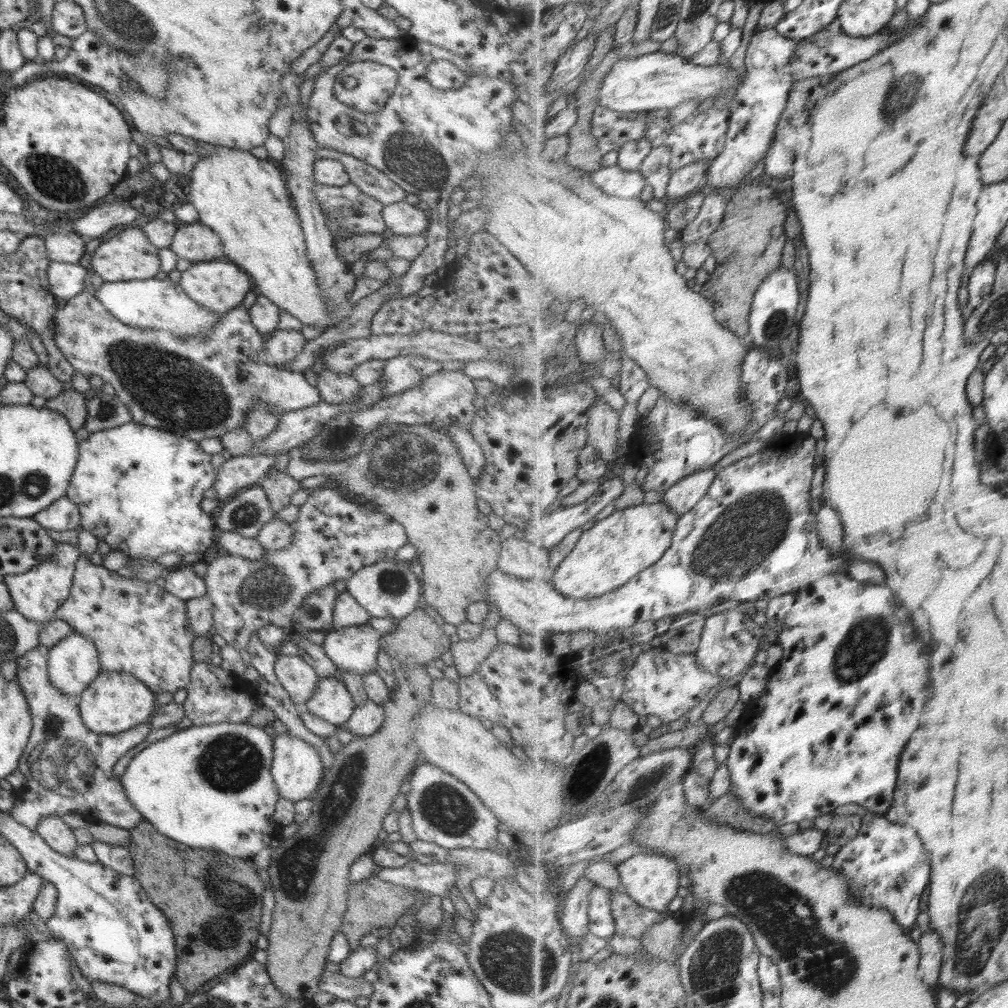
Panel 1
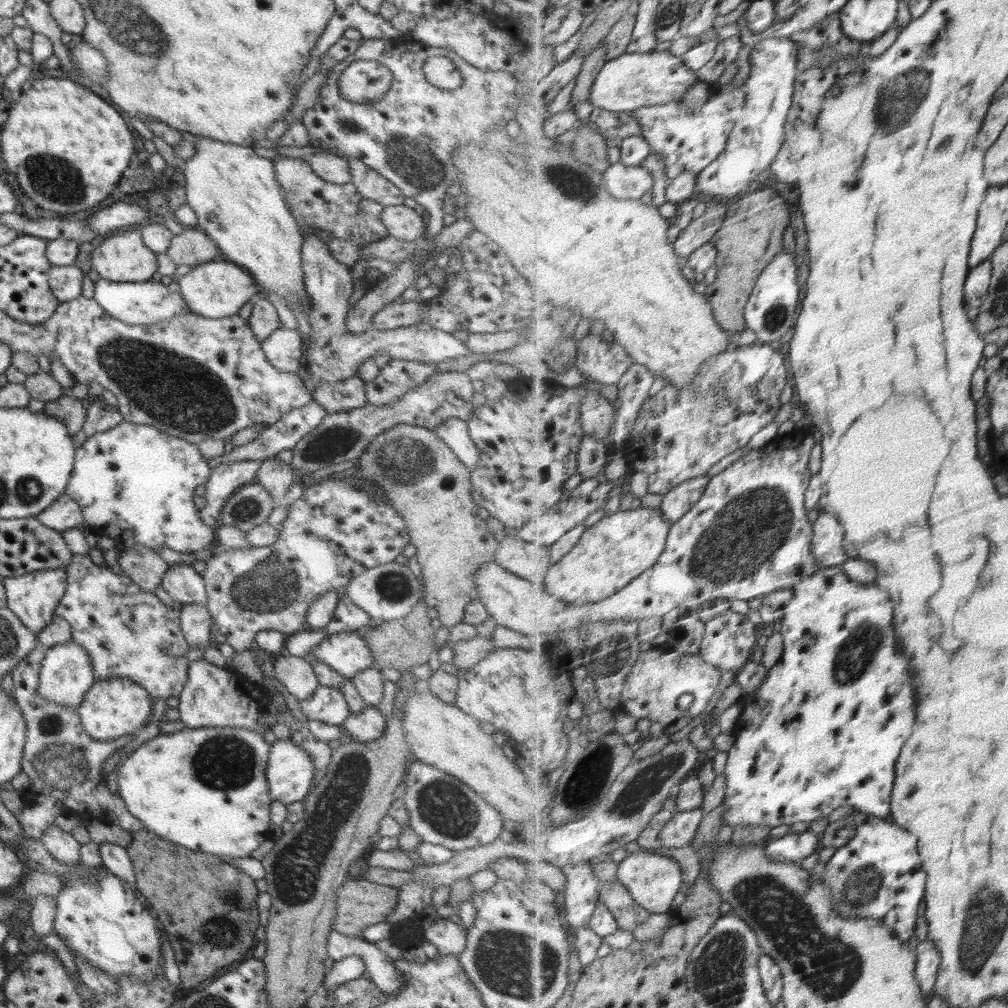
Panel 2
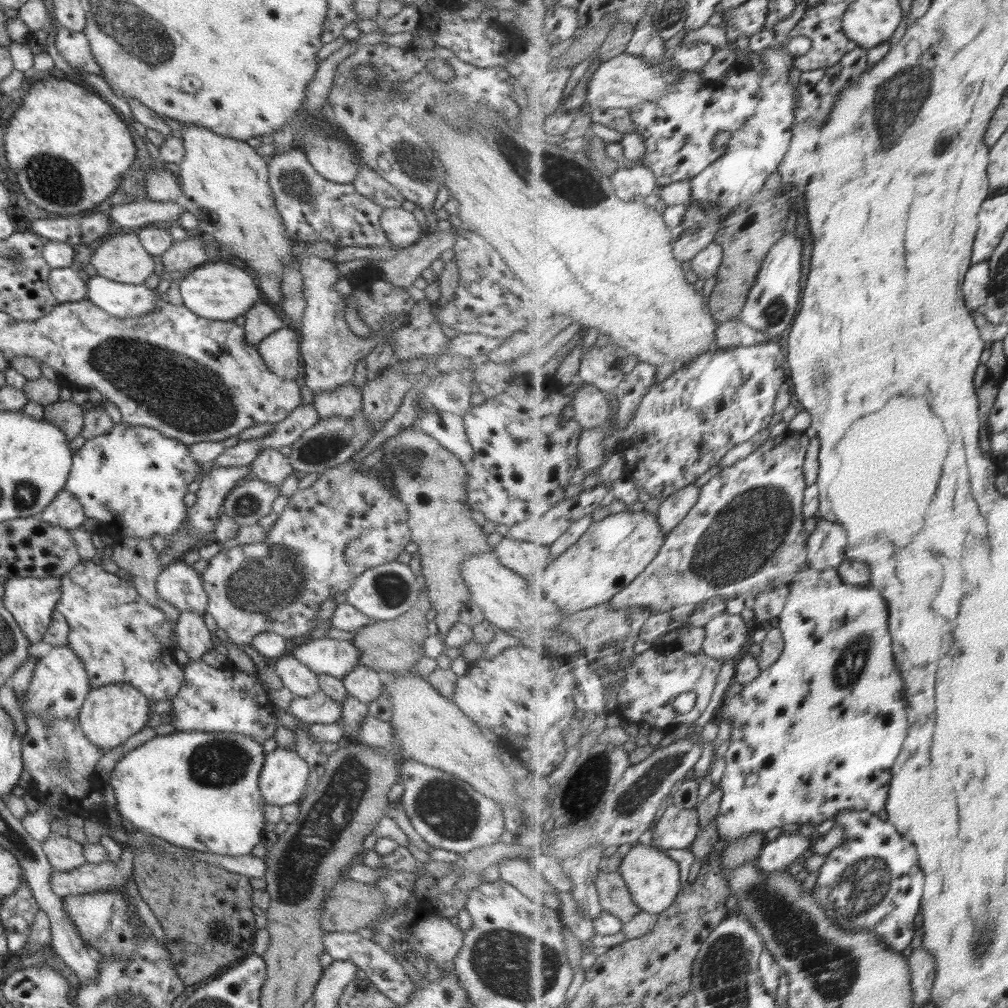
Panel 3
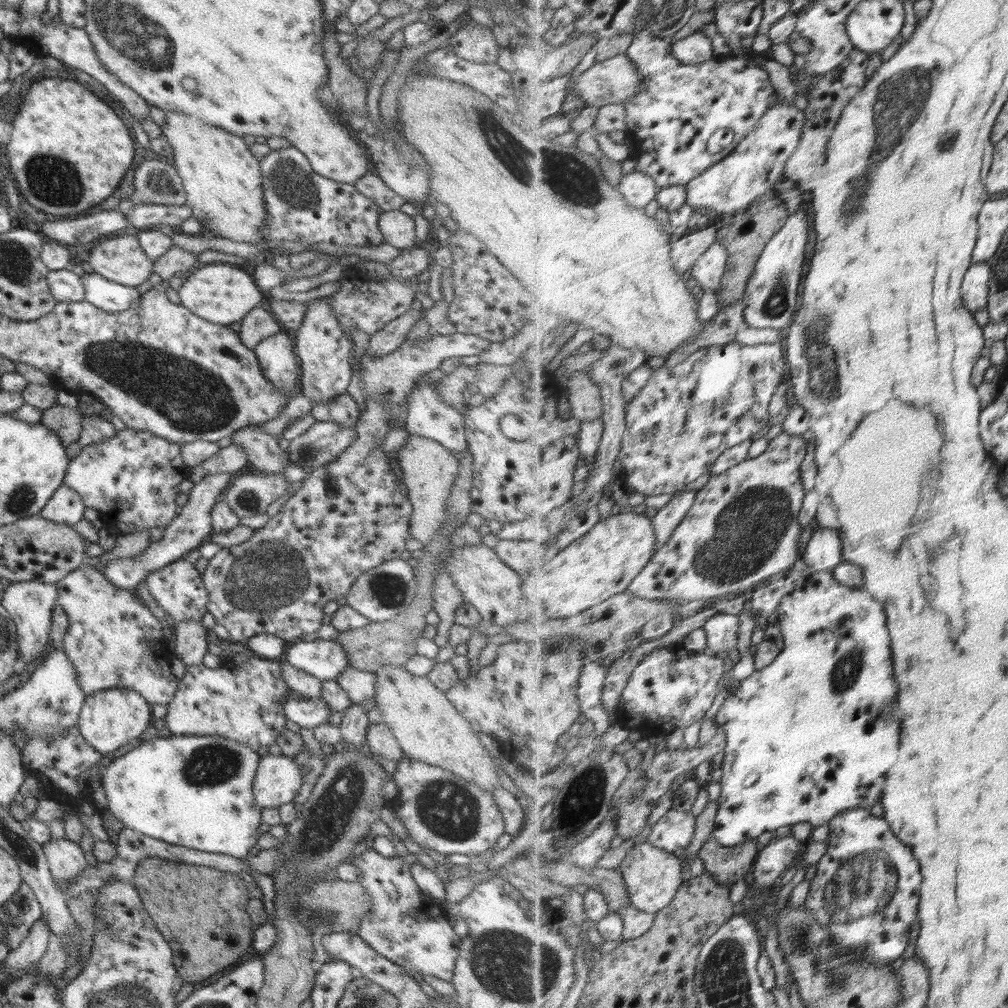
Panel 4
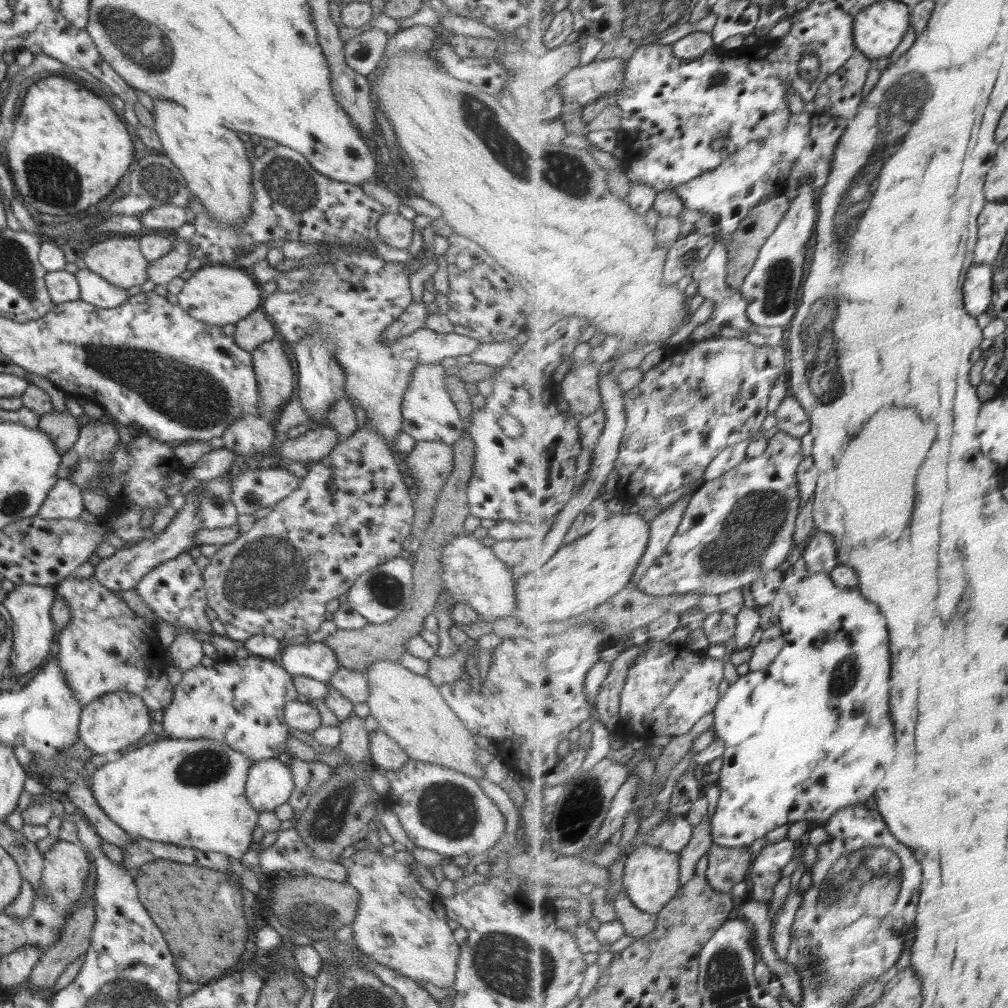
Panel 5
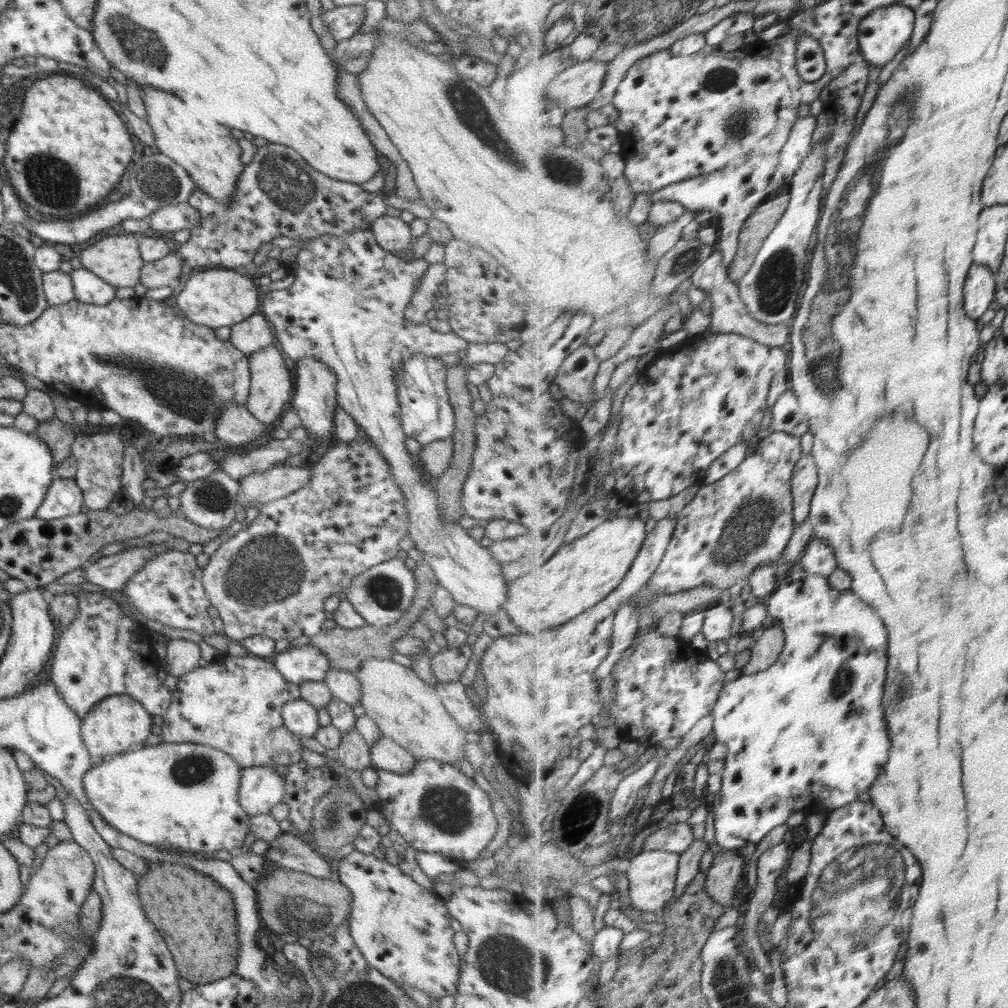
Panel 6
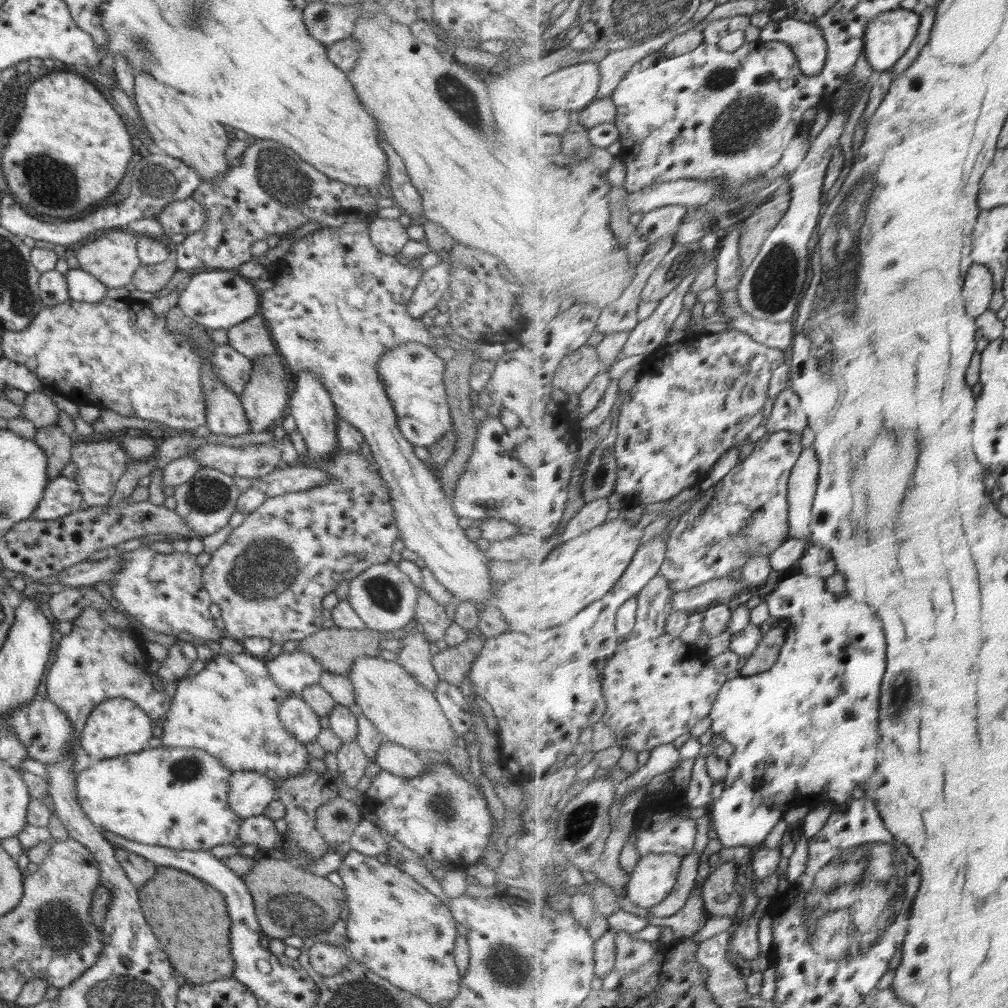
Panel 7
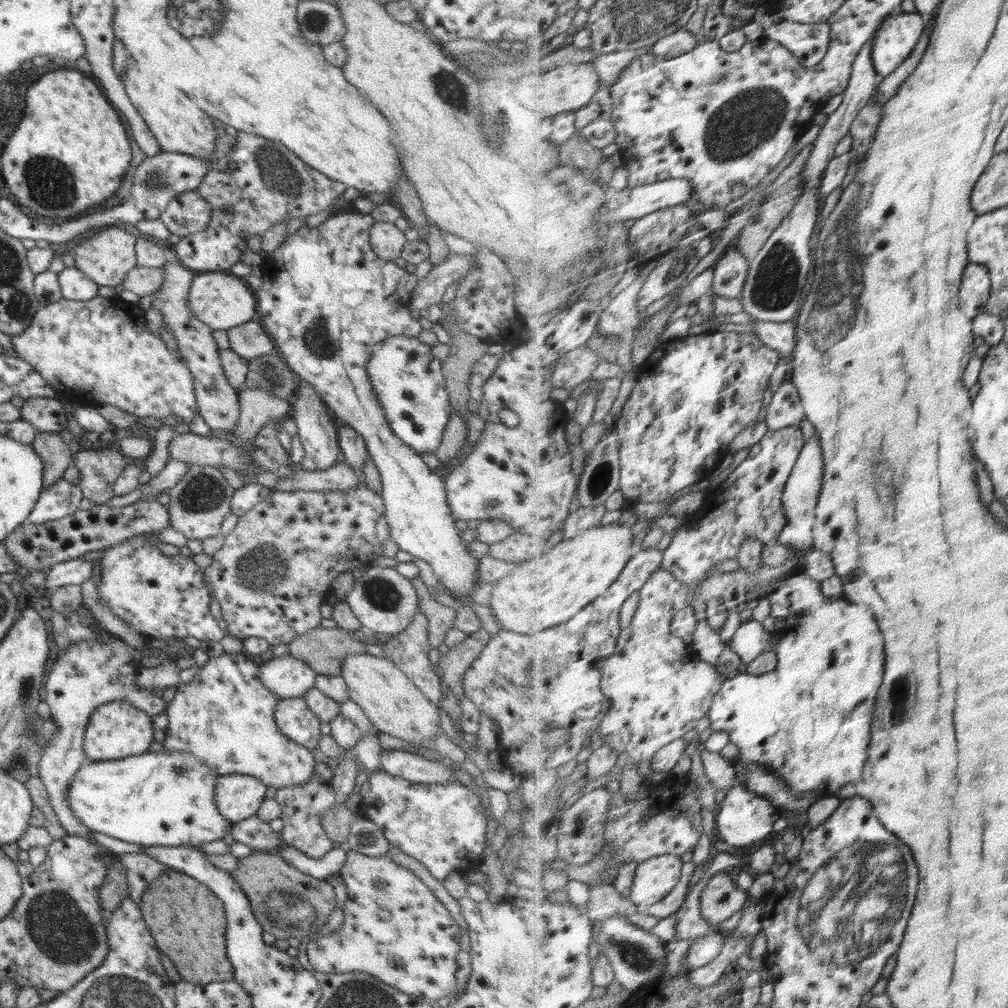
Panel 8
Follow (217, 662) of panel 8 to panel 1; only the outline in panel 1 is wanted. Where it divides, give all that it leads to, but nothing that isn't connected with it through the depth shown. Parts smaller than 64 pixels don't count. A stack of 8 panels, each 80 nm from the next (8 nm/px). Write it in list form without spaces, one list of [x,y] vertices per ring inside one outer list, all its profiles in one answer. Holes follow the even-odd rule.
[[[195,661],[191,668],[189,683],[185,686],[188,693],[186,700],[181,705],[186,718],[196,726],[220,723],[249,723],[247,718],[254,711],[253,700],[258,700],[256,687],[237,675],[228,674],[221,665],[208,661]]]

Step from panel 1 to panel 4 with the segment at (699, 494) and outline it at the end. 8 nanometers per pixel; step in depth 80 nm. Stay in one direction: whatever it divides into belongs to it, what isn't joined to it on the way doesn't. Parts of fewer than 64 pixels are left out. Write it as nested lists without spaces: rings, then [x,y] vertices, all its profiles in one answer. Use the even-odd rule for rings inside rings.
[[[688,490],[677,494],[665,507],[659,510],[653,518],[659,536],[657,554],[666,546],[677,528],[685,522],[689,512],[693,510],[699,492]]]

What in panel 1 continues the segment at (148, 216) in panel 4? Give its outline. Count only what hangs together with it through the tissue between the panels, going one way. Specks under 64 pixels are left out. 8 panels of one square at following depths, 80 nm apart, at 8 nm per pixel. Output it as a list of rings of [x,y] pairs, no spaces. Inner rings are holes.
[[[106,204],[102,208],[90,208],[86,216],[74,220],[73,230],[85,239],[100,238],[115,226],[130,224],[138,214],[130,205]]]

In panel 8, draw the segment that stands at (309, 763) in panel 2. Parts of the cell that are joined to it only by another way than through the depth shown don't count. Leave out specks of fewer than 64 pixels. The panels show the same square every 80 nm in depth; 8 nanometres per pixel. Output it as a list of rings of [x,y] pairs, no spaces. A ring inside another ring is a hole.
[[[242,773],[220,775],[215,786],[214,800],[222,816],[233,825],[254,816],[266,796],[267,786],[253,776]]]

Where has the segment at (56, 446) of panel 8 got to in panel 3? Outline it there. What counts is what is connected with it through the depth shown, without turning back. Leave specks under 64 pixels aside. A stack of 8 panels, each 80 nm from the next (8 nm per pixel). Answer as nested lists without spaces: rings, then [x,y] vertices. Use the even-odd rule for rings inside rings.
[[[57,401],[43,406],[43,419],[62,430],[68,441],[76,439],[82,433],[83,410],[75,403]]]

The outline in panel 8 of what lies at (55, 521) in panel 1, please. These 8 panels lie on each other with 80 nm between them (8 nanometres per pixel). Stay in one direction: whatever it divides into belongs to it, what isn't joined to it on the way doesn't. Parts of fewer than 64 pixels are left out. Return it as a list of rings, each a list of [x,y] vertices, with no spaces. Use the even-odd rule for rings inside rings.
[[[60,479],[41,492],[27,521],[34,524],[44,524],[49,520],[70,516],[79,509],[82,499],[82,492],[78,486]]]

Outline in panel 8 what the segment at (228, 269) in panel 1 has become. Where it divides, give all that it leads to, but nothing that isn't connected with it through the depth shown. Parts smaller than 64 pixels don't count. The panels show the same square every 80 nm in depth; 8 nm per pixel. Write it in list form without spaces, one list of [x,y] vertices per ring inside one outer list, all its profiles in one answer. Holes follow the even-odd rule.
[[[230,272],[196,273],[192,279],[187,306],[190,312],[214,330],[228,330],[258,317],[254,291],[241,278]]]

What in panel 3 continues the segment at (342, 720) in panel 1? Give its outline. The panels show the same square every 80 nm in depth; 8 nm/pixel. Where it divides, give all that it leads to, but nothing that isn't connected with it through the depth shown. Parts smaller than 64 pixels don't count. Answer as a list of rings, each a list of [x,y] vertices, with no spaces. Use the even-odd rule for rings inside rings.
[[[318,689],[312,696],[294,697],[288,712],[298,720],[311,724],[334,724],[343,718],[342,707]]]

